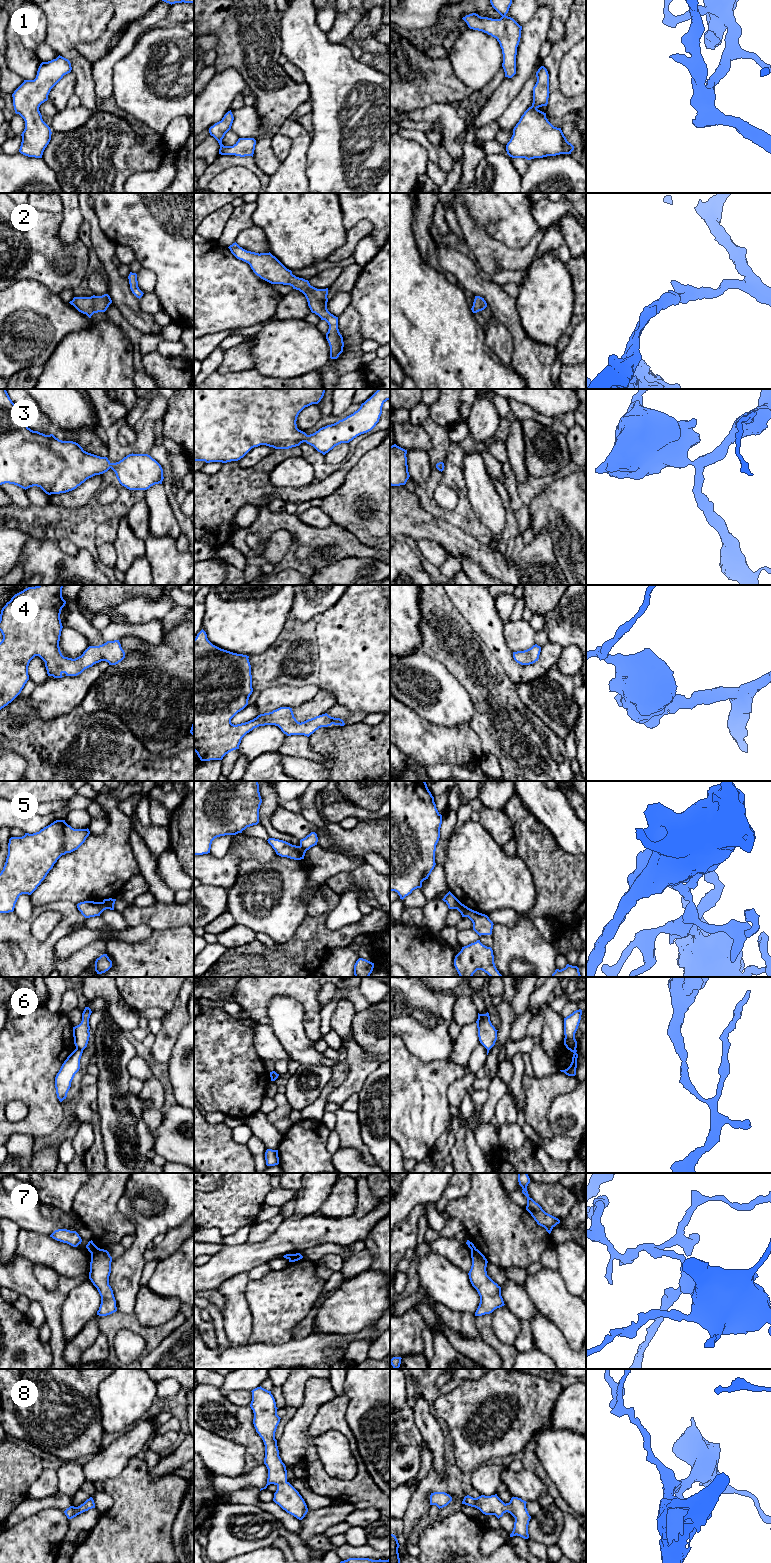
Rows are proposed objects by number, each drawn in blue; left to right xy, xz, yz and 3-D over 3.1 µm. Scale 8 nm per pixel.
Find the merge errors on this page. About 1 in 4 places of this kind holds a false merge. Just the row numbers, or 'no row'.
5, 6, 7

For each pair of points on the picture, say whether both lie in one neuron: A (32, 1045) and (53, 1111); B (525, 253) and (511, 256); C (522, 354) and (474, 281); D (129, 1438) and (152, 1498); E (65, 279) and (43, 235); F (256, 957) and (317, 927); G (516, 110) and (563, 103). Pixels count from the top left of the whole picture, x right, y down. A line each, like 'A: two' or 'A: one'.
A: one
B: one
C: one
D: two
E: one
F: one
G: two

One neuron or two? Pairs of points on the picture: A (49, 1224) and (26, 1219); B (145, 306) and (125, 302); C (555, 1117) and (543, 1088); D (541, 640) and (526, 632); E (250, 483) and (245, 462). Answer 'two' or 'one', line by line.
A: one
B: two
C: two
D: two
E: two

